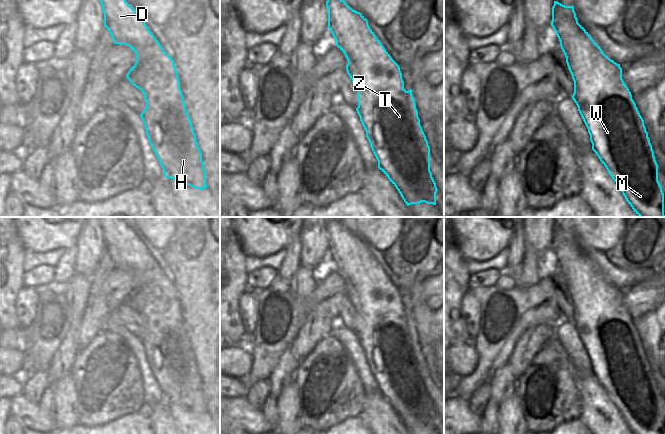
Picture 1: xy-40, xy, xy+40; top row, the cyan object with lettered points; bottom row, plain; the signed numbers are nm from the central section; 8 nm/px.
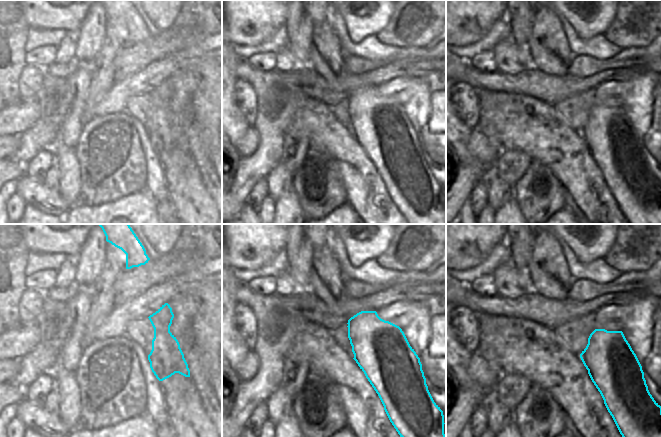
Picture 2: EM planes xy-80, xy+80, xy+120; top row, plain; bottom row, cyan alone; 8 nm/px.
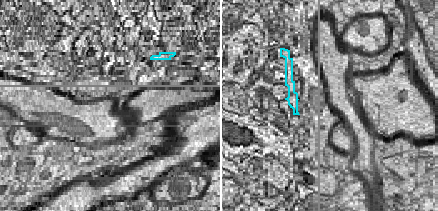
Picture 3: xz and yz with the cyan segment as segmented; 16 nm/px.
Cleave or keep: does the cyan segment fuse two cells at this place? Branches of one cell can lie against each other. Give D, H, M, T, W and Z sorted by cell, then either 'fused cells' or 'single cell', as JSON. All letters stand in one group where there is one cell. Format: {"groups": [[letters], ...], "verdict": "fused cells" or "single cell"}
{"groups": [["D", "H", "M", "T", "W", "Z"]], "verdict": "single cell"}

